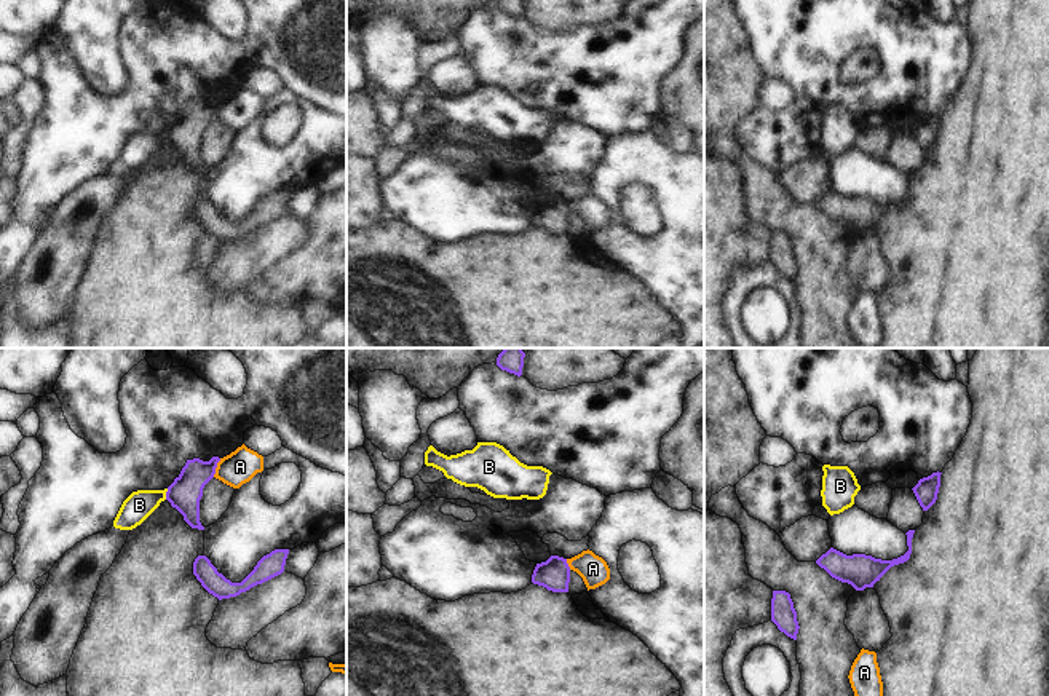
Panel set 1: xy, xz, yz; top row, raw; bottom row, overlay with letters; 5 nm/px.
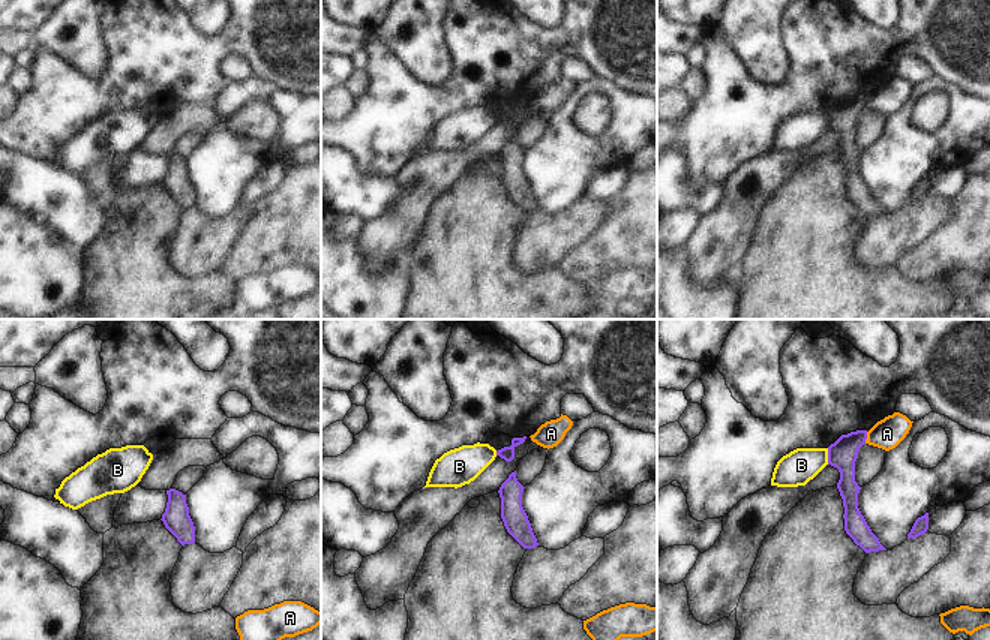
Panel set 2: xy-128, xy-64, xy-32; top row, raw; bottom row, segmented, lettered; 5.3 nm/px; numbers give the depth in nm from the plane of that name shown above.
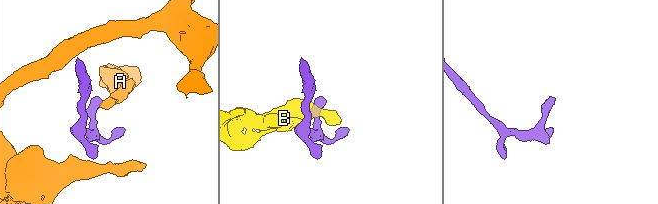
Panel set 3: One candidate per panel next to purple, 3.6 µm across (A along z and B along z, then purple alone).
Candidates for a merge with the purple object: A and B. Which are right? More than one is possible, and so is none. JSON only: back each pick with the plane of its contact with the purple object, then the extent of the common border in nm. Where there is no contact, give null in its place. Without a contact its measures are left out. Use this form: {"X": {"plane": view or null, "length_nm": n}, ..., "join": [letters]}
{"join": []}

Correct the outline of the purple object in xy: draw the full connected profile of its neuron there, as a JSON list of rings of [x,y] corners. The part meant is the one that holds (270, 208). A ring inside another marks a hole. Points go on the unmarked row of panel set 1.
[[[275,192],[263,198],[241,225],[232,225],[227,222],[217,214],[206,198],[198,198],[195,201],[193,217],[201,225],[201,228],[219,243],[230,241],[281,217],[284,214],[287,196],[289,192]]]

